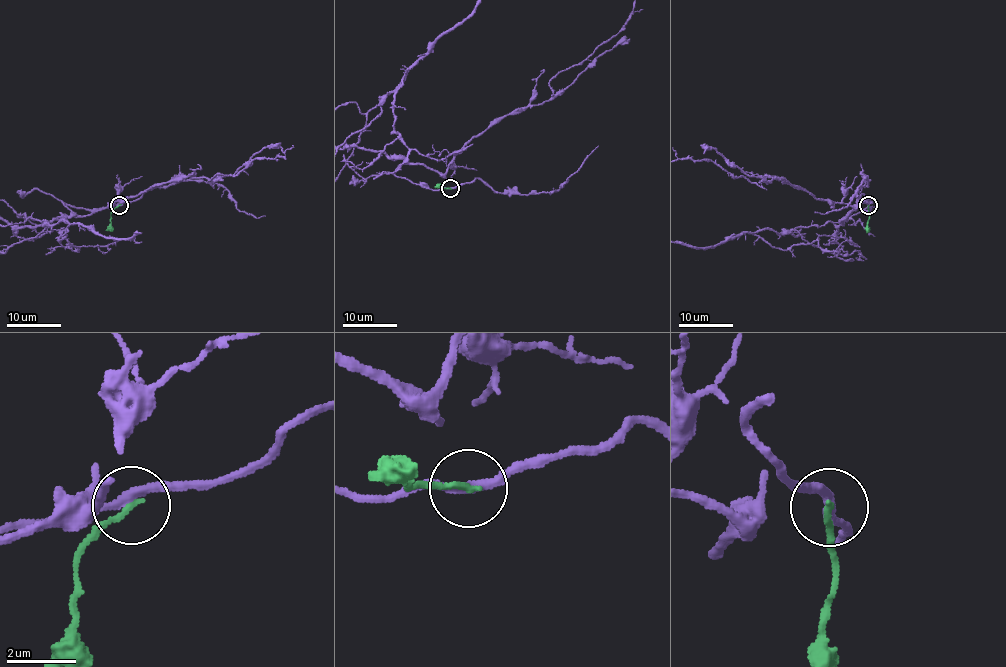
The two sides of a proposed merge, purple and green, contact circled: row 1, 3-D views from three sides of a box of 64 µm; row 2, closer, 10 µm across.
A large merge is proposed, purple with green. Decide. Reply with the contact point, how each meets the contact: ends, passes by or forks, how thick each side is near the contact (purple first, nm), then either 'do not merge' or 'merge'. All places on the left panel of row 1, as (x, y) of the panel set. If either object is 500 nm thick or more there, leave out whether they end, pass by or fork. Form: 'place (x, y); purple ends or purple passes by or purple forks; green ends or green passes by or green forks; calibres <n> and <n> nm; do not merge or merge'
place (119, 205); purple passes by; green ends; calibres 280 and 170 nm; merge

